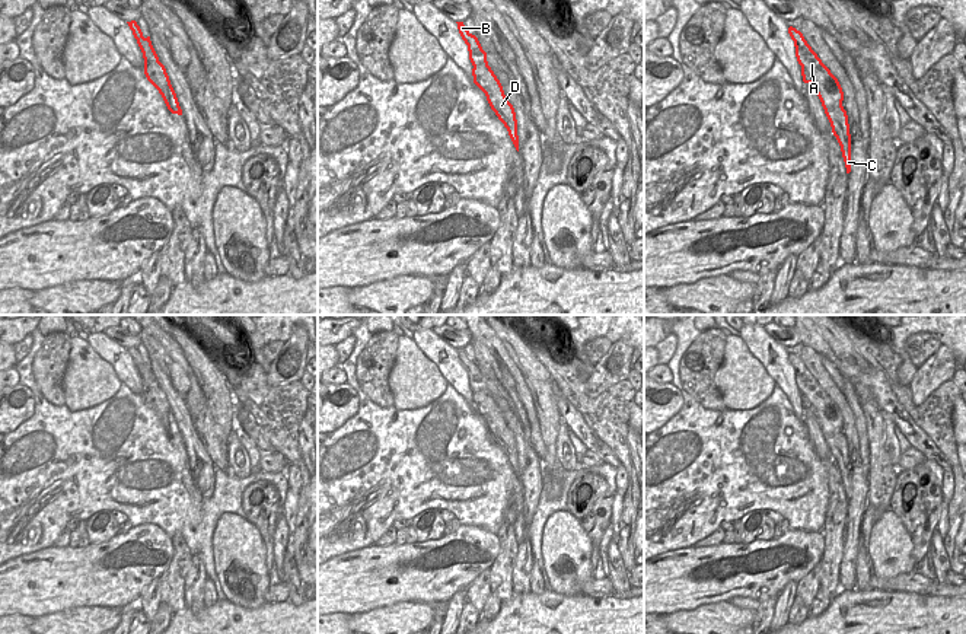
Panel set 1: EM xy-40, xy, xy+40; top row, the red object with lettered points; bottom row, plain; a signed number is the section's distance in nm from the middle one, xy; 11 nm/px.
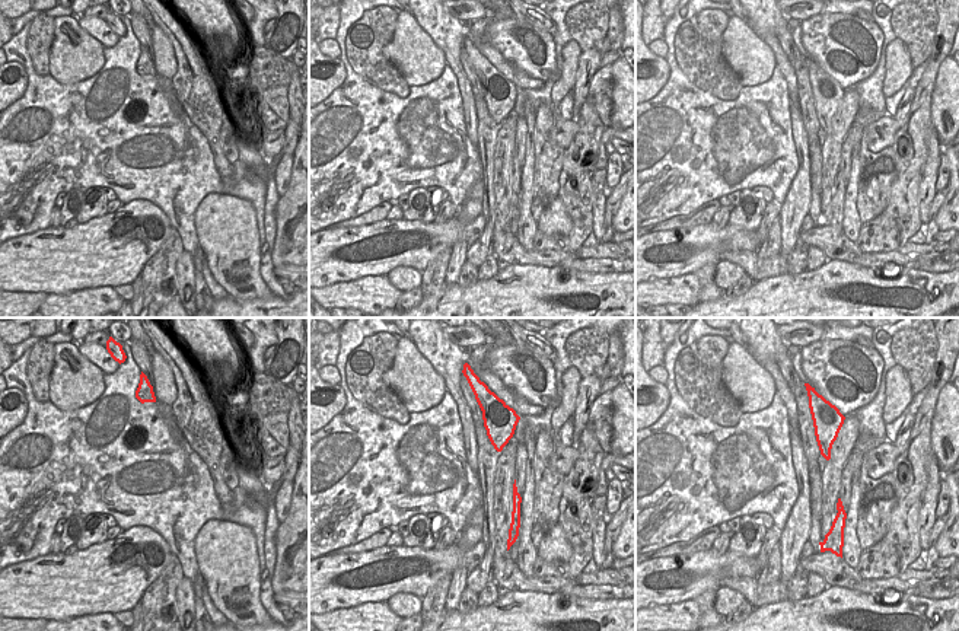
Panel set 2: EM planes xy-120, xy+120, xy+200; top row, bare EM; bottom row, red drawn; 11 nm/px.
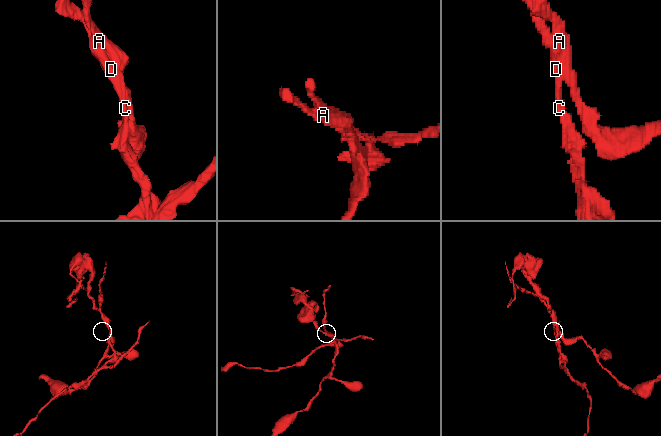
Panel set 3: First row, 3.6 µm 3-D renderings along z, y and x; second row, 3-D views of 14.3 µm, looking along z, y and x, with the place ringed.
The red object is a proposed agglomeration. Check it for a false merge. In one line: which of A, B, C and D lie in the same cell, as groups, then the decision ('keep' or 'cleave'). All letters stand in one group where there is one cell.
A B / C D; cleave

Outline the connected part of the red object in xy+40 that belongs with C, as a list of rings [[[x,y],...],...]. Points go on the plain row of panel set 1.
[[[844,433],[823,434],[823,436],[830,449],[832,459],[841,472],[847,500],[849,500],[852,487],[851,487],[851,461],[847,437],[844,436]]]

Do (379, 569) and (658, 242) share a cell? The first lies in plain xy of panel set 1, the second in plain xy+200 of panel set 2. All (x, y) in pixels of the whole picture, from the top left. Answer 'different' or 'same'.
same

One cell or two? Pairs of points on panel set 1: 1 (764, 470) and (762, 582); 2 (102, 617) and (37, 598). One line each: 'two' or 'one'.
1: two
2: two

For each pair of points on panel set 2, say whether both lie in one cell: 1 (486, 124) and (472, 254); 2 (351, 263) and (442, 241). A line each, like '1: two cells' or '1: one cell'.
1: one cell
2: one cell

